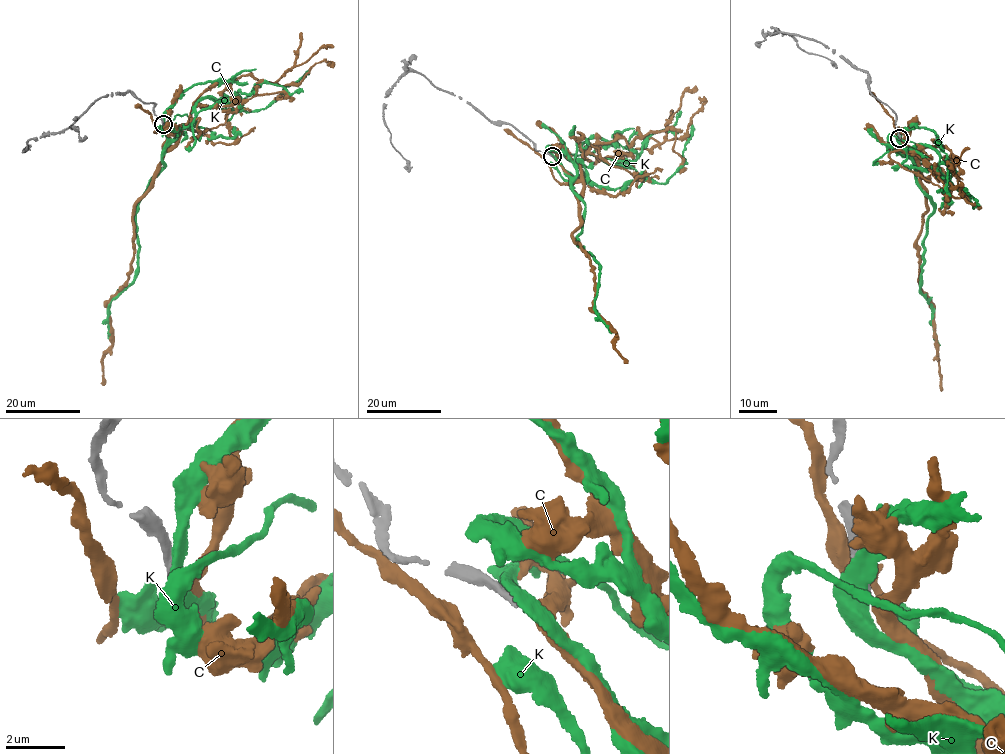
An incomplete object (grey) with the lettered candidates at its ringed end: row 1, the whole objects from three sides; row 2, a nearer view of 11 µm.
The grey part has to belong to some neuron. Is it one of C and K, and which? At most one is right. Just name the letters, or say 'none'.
none

